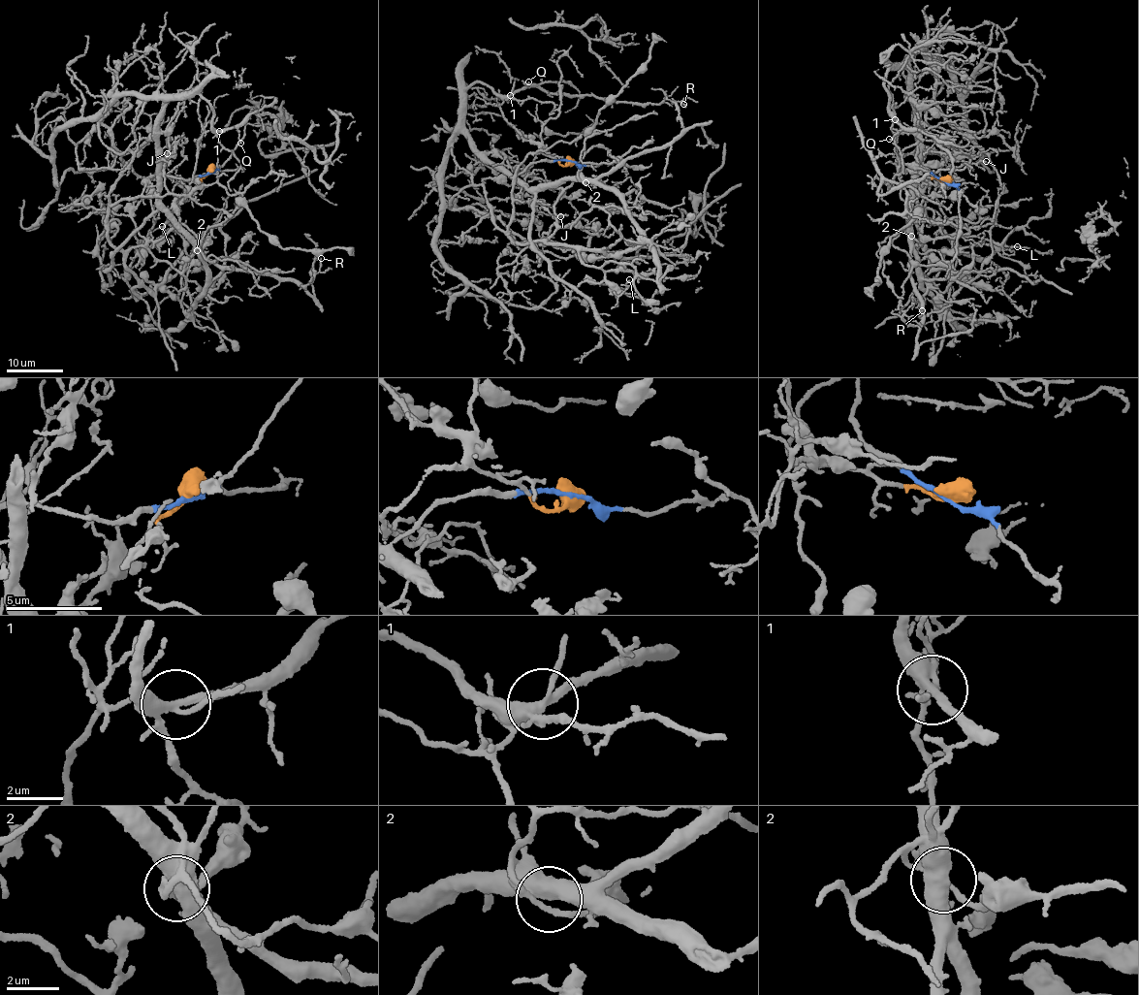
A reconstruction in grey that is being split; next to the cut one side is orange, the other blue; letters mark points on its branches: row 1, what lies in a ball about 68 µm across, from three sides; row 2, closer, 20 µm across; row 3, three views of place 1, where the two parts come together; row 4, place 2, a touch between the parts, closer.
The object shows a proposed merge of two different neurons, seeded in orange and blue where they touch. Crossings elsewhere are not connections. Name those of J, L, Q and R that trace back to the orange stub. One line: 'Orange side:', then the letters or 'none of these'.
Orange side: J, L

